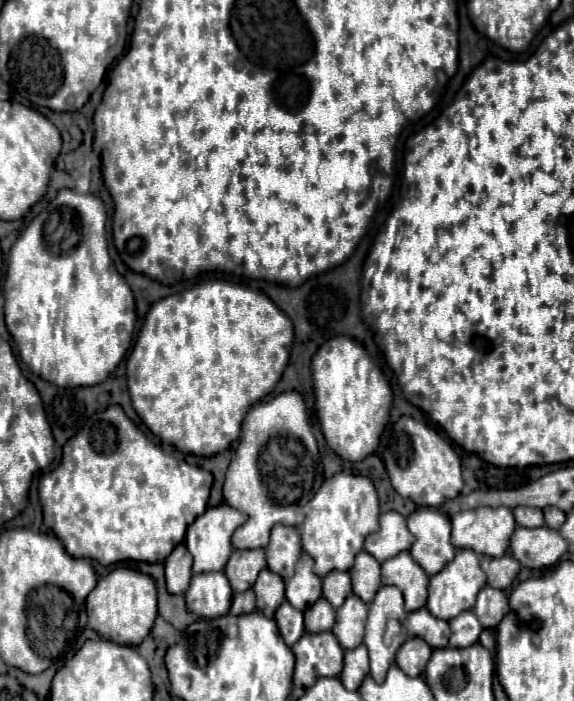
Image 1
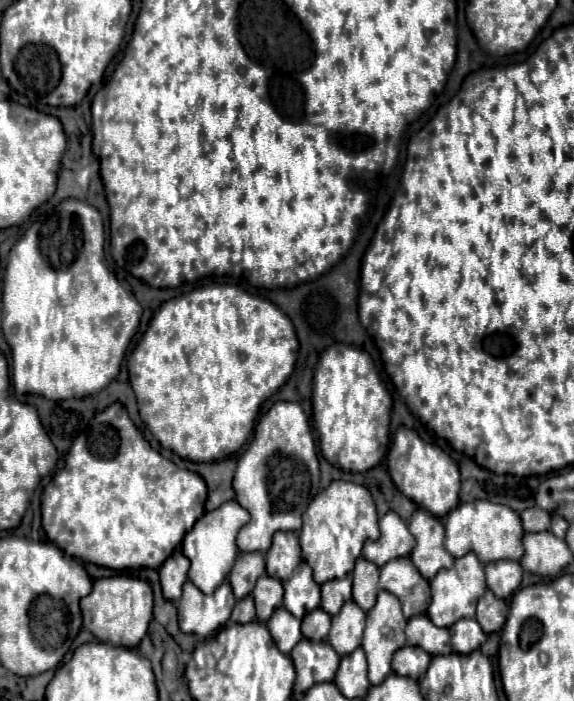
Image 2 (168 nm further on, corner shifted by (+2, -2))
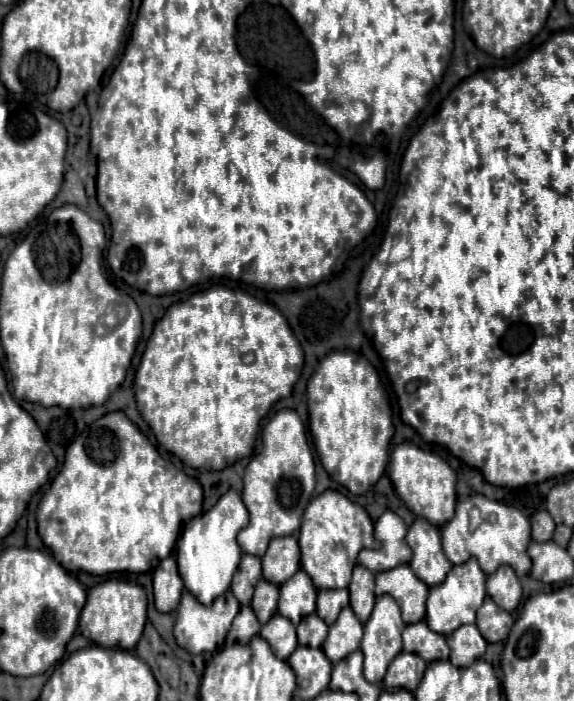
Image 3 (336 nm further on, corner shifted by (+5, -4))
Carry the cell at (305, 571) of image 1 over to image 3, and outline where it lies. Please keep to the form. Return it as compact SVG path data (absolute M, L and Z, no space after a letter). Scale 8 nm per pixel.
M297 570L283 586L279 596L279 614L289 618L295 626L307 616L315 612L317 588L311 578L303 570Z

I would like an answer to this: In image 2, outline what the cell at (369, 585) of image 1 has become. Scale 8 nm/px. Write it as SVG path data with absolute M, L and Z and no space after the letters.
M366 558L356 560L356 568L352 572L354 586L352 586L352 600L368 612L378 596L378 566L368 562Z

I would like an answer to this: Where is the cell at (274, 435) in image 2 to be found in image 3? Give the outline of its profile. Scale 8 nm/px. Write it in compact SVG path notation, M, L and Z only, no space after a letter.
M279 410L261 430L261 442L263 442L263 450L245 466L245 474L243 474L243 504L249 510L249 524L239 532L237 542L241 546L243 552L247 554L255 554L255 556L263 556L267 550L267 544L271 538L275 536L289 536L297 532L301 525L301 514L307 508L307 502L313 494L315 488L315 462L313 462L313 454L311 448L307 444L306 427L303 424L299 414L295 410Z

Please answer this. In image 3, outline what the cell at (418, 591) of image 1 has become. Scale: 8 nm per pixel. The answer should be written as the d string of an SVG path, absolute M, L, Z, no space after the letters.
M407 564L379 572L375 576L375 594L389 594L401 608L405 624L421 622L425 618L425 600L429 586L415 578Z

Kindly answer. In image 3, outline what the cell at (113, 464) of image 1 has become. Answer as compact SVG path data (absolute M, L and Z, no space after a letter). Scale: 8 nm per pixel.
M109 412L103 418L95 420L91 426L87 426L67 448L65 452L65 464L61 468L61 472L55 476L55 480L51 482L49 492L43 496L43 500L39 502L37 508L37 530L41 540L45 536L45 546L53 552L55 560L69 572L89 572L89 574L111 574L111 572L133 572L133 574L141 574L141 572L153 572L155 566L159 566L159 562L167 556L171 556L175 542L179 538L181 532L181 524L185 524L187 520L191 520L193 516L201 514L201 504L203 504L203 488L195 478L189 478L185 472L177 470L171 462L163 460L159 456L159 452L155 450L155 446L147 440L145 434L141 434L141 430L123 414L123 412Z

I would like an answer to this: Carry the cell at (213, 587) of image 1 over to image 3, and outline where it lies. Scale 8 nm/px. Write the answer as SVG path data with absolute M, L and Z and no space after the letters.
M229 590L223 596L219 596L211 606L203 606L201 602L197 602L197 598L191 592L183 592L173 628L175 640L181 648L185 648L191 654L203 654L203 652L213 654L215 650L219 650L219 646L223 646L227 630L237 612L239 612L239 602L235 602L235 596Z

